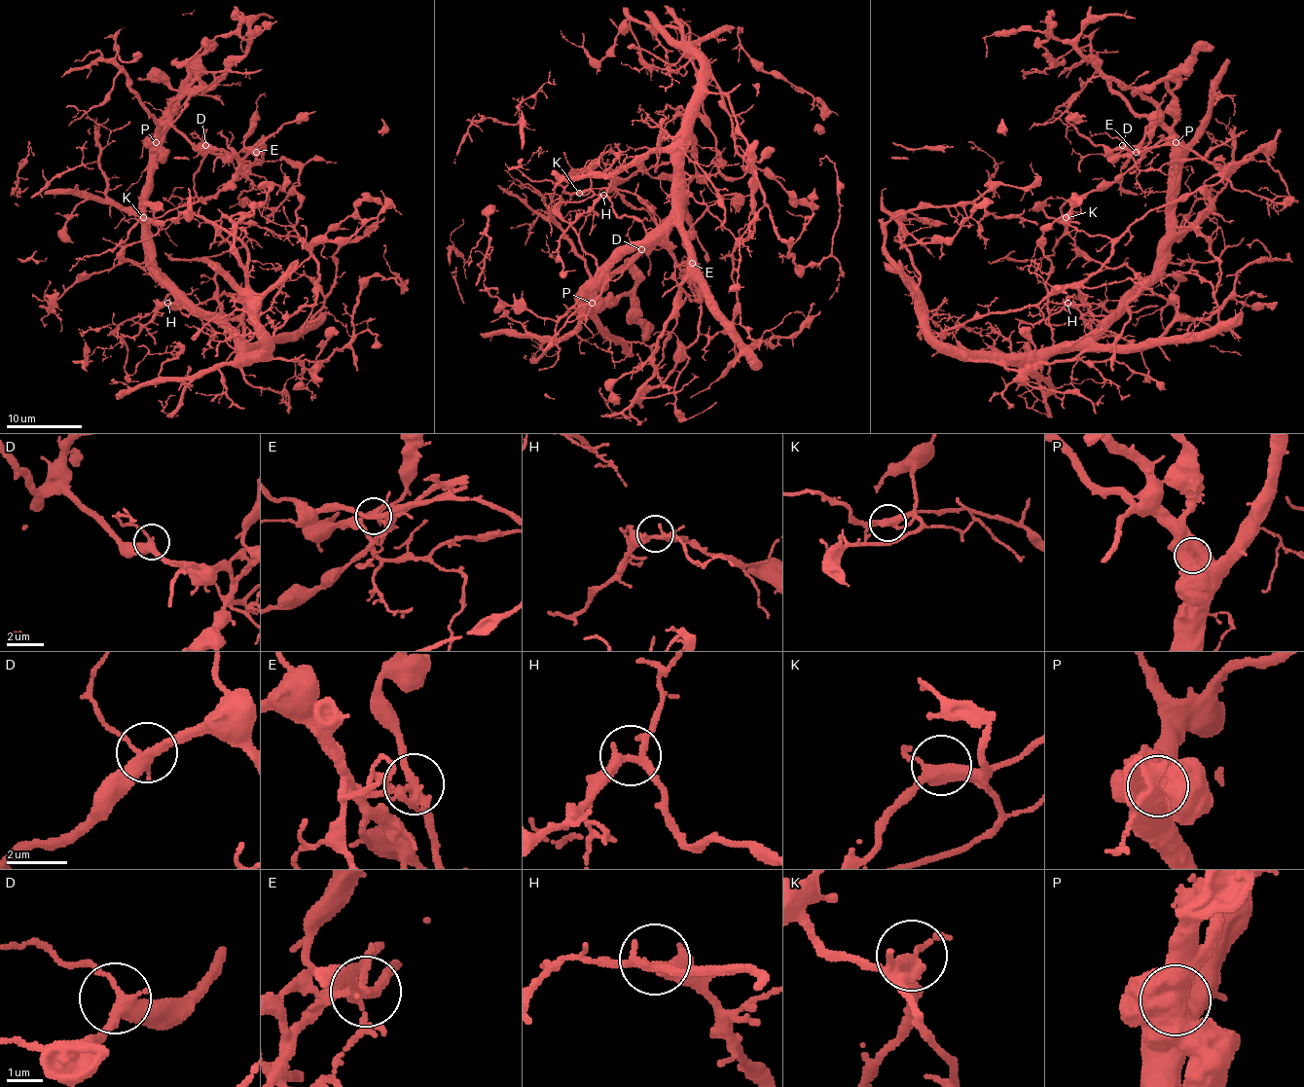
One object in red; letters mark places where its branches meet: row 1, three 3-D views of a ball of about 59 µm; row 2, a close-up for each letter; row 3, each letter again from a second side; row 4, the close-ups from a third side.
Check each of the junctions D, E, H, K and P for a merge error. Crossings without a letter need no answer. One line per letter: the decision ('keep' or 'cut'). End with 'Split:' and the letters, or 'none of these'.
D: keep
E: cut
H: keep
K: cut
P: cut
Split: E, K, P

